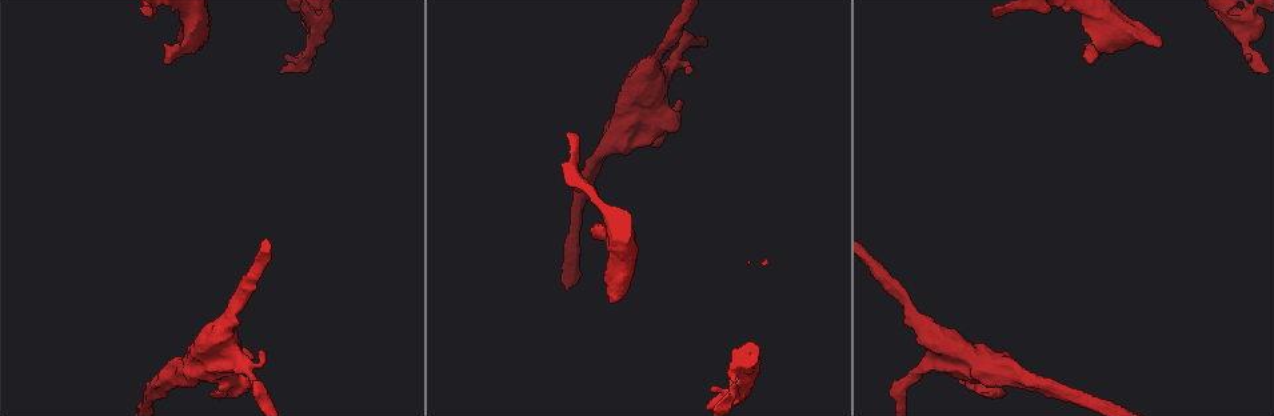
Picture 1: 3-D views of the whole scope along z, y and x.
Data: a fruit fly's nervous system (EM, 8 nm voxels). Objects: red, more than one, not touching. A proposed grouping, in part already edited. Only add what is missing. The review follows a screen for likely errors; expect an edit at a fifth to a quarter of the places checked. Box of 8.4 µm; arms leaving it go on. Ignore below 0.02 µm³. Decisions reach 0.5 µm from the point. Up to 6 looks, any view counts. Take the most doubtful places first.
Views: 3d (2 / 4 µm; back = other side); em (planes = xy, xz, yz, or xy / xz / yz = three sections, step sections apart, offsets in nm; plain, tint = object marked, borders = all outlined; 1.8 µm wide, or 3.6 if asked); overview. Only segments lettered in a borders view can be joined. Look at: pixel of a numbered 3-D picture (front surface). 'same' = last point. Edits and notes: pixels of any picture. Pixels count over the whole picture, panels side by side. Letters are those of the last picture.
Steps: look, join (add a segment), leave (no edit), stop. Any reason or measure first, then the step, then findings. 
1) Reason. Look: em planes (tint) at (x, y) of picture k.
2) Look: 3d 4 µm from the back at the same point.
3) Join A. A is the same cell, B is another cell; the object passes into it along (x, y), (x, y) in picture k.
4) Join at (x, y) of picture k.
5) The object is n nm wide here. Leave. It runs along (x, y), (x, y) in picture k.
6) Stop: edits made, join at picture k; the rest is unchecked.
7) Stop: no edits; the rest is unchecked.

Free end. Look: 3d 2 µm from the back at (1092, 64) of picture 1.

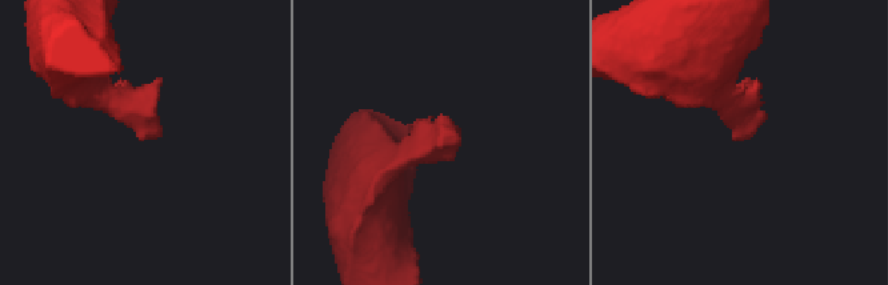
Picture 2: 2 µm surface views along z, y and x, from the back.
Need the tissue. Look: em planes (plain) at (454, 135) of picture 2.

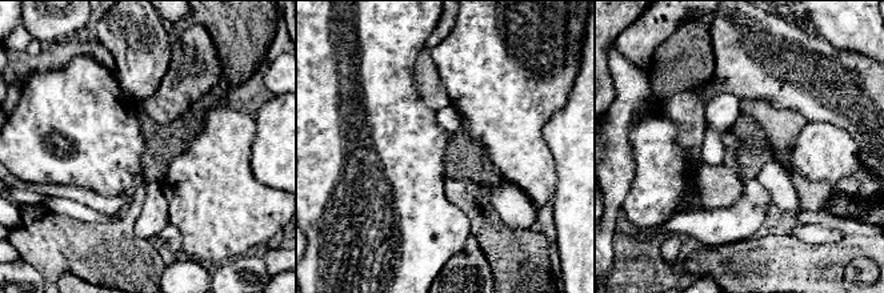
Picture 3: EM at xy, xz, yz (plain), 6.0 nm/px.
See the neighbours. Look: em planes (borders) at the same point.

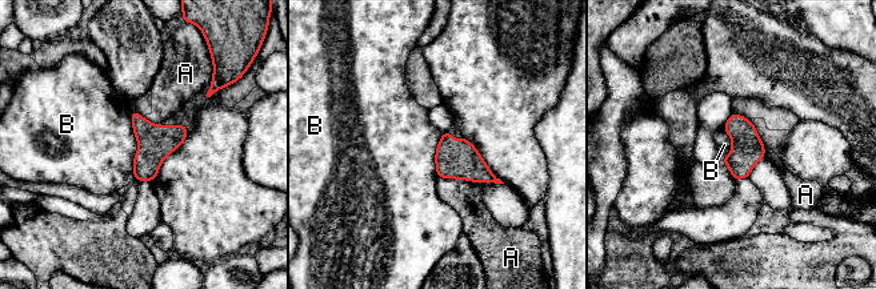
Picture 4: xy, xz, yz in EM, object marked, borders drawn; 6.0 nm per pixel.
The longest contact is with B, 400 nm. Leave. A and B are other cells; a border runs along (131, 111), (138, 144), (134, 177) in picture 4; none of them fits.

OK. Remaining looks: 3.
Thin neck. Look: 3d 2 µm at (315, 20) of picture 1.

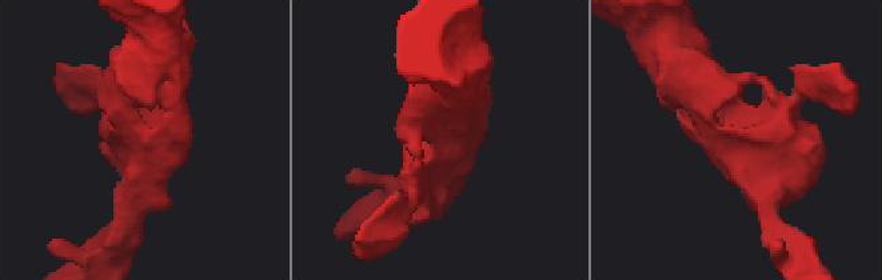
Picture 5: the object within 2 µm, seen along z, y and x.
3 arms meet here. Look: em planes (borders) at (148, 135) of picture 5.

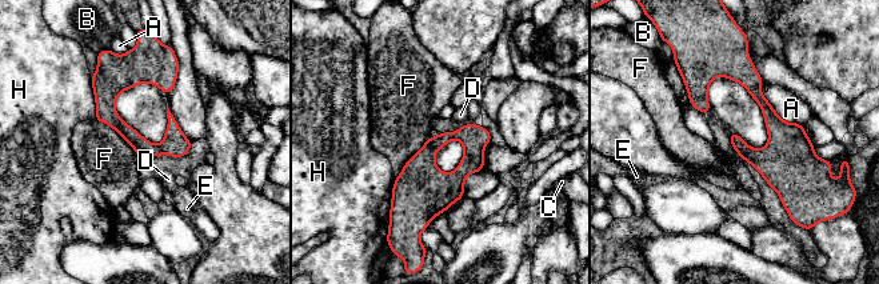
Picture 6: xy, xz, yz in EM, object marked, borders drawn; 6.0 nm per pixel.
The object is 100 nm wide here. Leave. A, B, C, D, E, F and H are other cells; a border runs along (95, 118), (111, 126), (139, 156) in picture 6; no lettered segment goes on from it.

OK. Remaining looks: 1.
An open end. Look: em 3.6 µm planes (borders) at (677, 99) of picture 1.

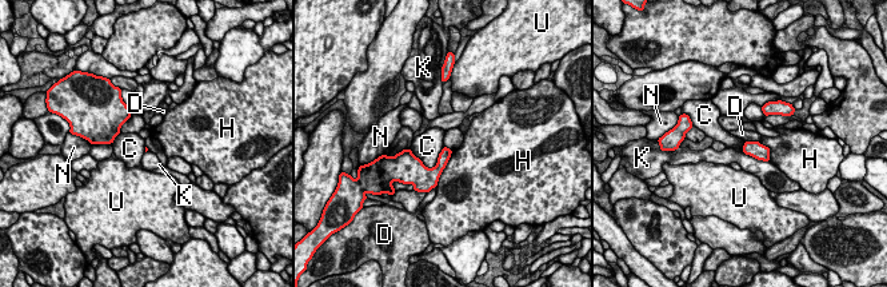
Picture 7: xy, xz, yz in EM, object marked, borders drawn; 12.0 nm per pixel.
The longest contact is with H, 460 nm. Leave. C, D, H, K, N and U are other cells; a border runs along (443, 146), (432, 167), (410, 148) in picture 7; none of them fits.

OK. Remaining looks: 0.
Stop: no edits; the rest is unchecked.

